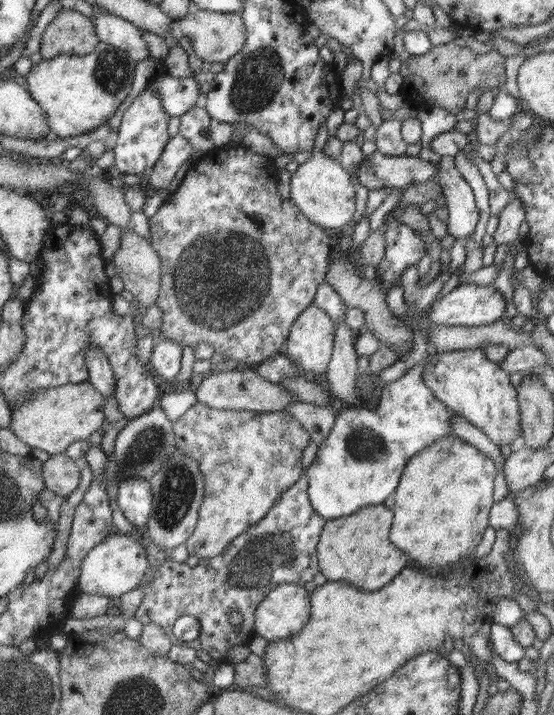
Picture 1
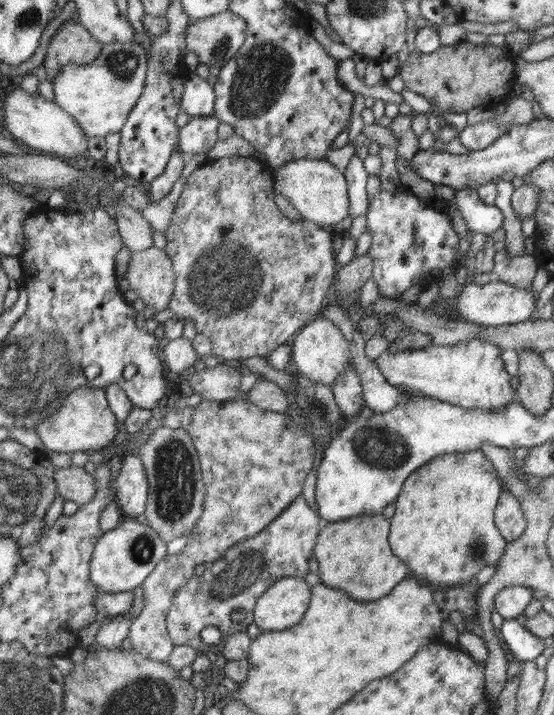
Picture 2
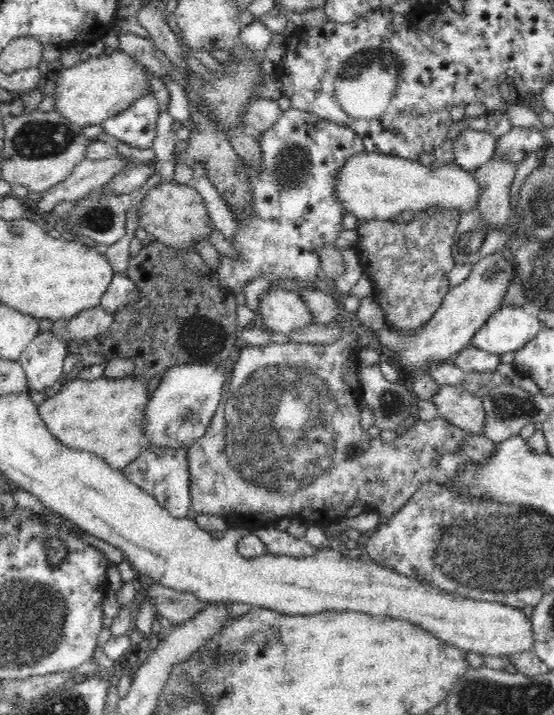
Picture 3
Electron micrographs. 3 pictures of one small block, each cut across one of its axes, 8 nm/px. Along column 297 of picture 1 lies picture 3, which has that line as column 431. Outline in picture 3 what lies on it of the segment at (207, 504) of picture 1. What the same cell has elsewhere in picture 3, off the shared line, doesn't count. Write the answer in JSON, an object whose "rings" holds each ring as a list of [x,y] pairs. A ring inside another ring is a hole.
{"rings":[[[312,287],[304,289],[300,293],[303,301],[311,310],[313,322],[318,324],[330,324],[330,322],[339,322],[342,327],[340,338],[333,343],[325,345],[306,345],[303,343],[268,343],[260,346],[239,345],[240,348],[234,352],[234,356],[230,356],[230,366],[232,367],[231,376],[228,377],[228,382],[224,386],[224,394],[221,403],[219,404],[206,434],[195,440],[187,449],[188,468],[190,473],[189,489],[191,494],[191,505],[196,512],[203,515],[222,517],[227,521],[230,528],[237,527],[248,529],[248,533],[254,533],[259,529],[267,526],[274,526],[282,518],[290,518],[292,520],[302,521],[304,524],[318,523],[328,528],[333,528],[342,523],[343,517],[348,508],[352,508],[354,504],[363,504],[363,510],[378,511],[382,516],[390,518],[402,506],[406,505],[411,500],[414,493],[424,482],[435,482],[440,485],[446,483],[446,475],[440,471],[438,460],[442,454],[446,452],[464,453],[462,444],[466,442],[466,438],[470,433],[464,431],[459,426],[453,425],[444,417],[438,415],[434,420],[422,421],[422,419],[414,421],[410,426],[403,426],[397,432],[397,436],[392,441],[382,441],[381,438],[372,439],[367,431],[362,429],[360,424],[360,402],[363,400],[362,387],[358,376],[359,360],[358,354],[360,347],[358,345],[359,336],[354,334],[354,328],[350,323],[350,316],[341,311],[336,304],[336,300],[326,292],[324,288]]]}

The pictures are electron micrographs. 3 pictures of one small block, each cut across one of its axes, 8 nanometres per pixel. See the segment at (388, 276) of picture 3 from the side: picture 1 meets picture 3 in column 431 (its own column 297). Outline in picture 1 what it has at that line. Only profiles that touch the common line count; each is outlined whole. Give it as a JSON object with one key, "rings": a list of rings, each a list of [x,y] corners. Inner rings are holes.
{"rings":[[[221,146],[214,147],[201,153],[200,158],[191,164],[186,171],[179,190],[164,201],[158,211],[149,218],[150,245],[158,253],[161,262],[162,276],[160,276],[160,294],[156,298],[156,306],[162,309],[162,324],[160,326],[162,341],[170,340],[195,347],[199,342],[207,342],[214,347],[216,358],[236,359],[238,362],[259,364],[264,359],[272,358],[283,353],[284,343],[287,341],[296,318],[314,302],[318,286],[325,282],[328,272],[328,258],[334,247],[330,245],[330,235],[322,227],[308,220],[289,199],[283,200],[277,191],[278,182],[272,180],[268,174],[266,163],[268,156],[259,154],[253,147]]]}

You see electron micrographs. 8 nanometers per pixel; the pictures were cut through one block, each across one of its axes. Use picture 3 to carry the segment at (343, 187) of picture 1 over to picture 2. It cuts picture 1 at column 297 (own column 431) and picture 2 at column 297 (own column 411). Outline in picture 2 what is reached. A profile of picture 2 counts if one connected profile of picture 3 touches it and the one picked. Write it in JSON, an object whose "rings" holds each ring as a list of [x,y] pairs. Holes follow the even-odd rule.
{"rings":[[[296,159],[273,168],[273,188],[275,193],[284,196],[298,210],[306,221],[319,227],[335,226],[350,214],[347,183],[337,167],[324,159]]]}

